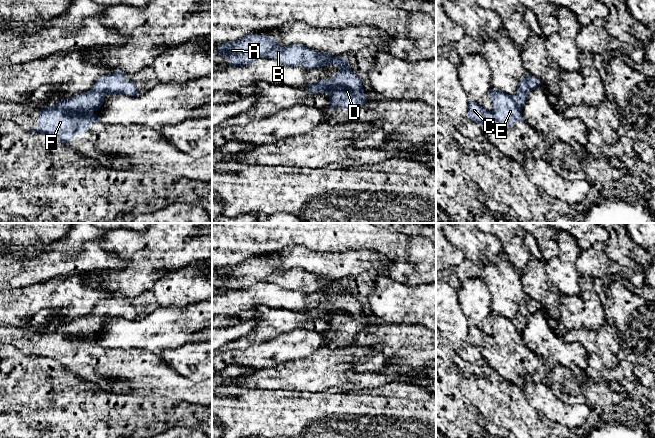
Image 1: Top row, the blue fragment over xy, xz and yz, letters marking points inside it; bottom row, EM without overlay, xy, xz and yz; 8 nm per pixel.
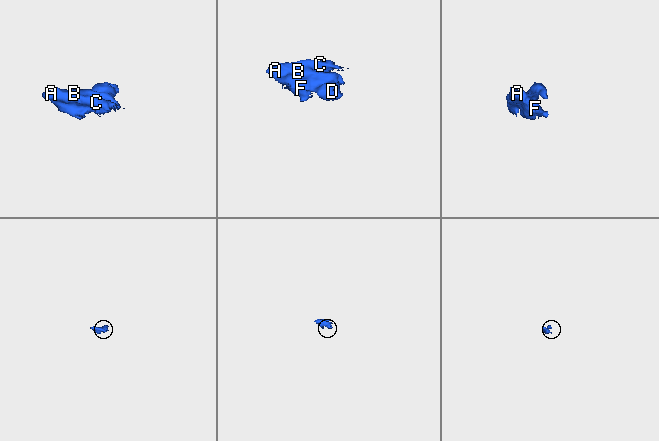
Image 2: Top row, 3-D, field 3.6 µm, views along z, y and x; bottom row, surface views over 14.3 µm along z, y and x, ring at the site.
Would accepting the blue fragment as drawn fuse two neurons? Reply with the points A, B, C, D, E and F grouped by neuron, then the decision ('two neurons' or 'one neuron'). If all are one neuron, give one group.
A B C D E F; one neuron

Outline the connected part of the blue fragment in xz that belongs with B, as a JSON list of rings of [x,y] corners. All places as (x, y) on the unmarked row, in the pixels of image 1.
[[[256,257],[246,259],[238,265],[226,266],[216,276],[228,281],[231,290],[253,287],[260,281],[274,283],[284,289],[302,289],[313,293],[325,289],[337,289],[340,295],[328,304],[321,303],[308,309],[305,314],[313,317],[327,316],[330,334],[333,332],[358,333],[369,322],[365,319],[361,303],[352,296],[346,280],[319,277],[301,268],[280,271],[276,263]]]

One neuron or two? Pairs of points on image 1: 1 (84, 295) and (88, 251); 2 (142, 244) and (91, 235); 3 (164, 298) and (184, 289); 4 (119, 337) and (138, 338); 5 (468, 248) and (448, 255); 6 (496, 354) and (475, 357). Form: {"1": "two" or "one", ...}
{"1": "two", "2": "two", "3": "one", "4": "one", "5": "two", "6": "two"}

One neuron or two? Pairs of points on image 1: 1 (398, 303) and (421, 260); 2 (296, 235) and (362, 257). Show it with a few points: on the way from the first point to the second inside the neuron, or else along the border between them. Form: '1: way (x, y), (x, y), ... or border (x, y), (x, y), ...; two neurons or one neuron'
1: border (386, 275), (399, 282), (410, 284); two neurons
2: border (320, 251), (368, 251); two neurons

